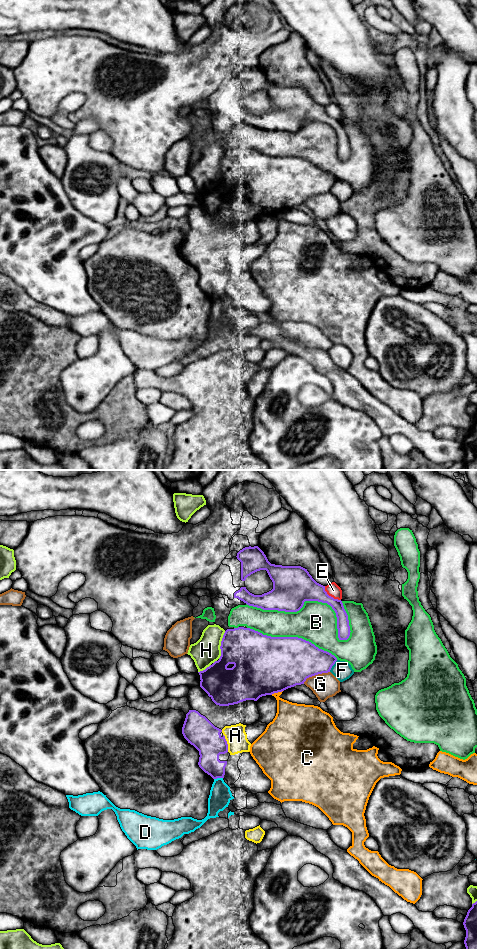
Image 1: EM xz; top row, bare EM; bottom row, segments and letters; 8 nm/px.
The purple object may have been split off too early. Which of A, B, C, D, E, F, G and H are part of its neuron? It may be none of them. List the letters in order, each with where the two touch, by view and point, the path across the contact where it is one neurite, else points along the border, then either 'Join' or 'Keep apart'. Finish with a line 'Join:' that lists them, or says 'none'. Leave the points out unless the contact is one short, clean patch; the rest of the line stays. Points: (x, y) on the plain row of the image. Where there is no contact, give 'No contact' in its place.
A: Touches purple at xz (226, 263). Keep apart
B: Touches purple at xz (309, 120). Keep apart
C: Touches purple at xz (276, 212). Keep apart
D: Touches purple at xz (218, 297). Boundary: xz (222, 297), (214, 299). Keep apart
E: Touches purple at xz (330, 116). Keep apart
F: Touches purple at xz (332, 185). Keep apart
G: Touches purple at xz (315, 194). Keep apart
H: Touches purple at xz (221, 165). Keep apart
Join: none

